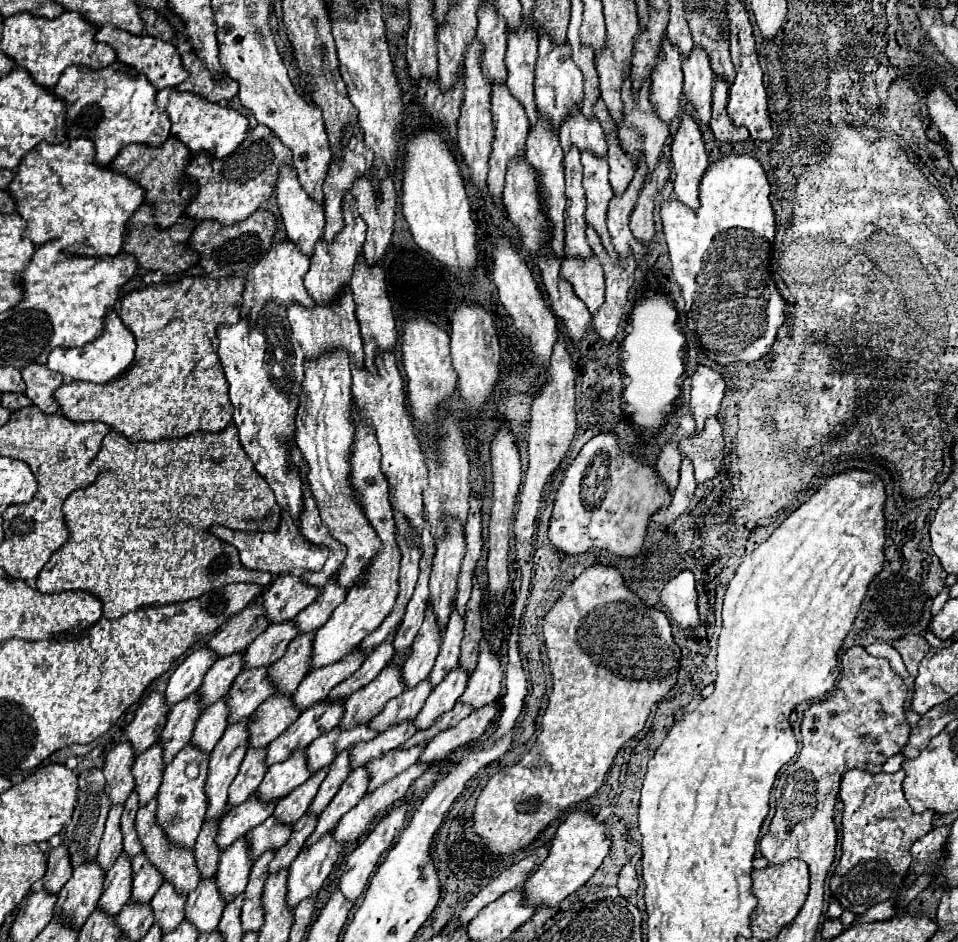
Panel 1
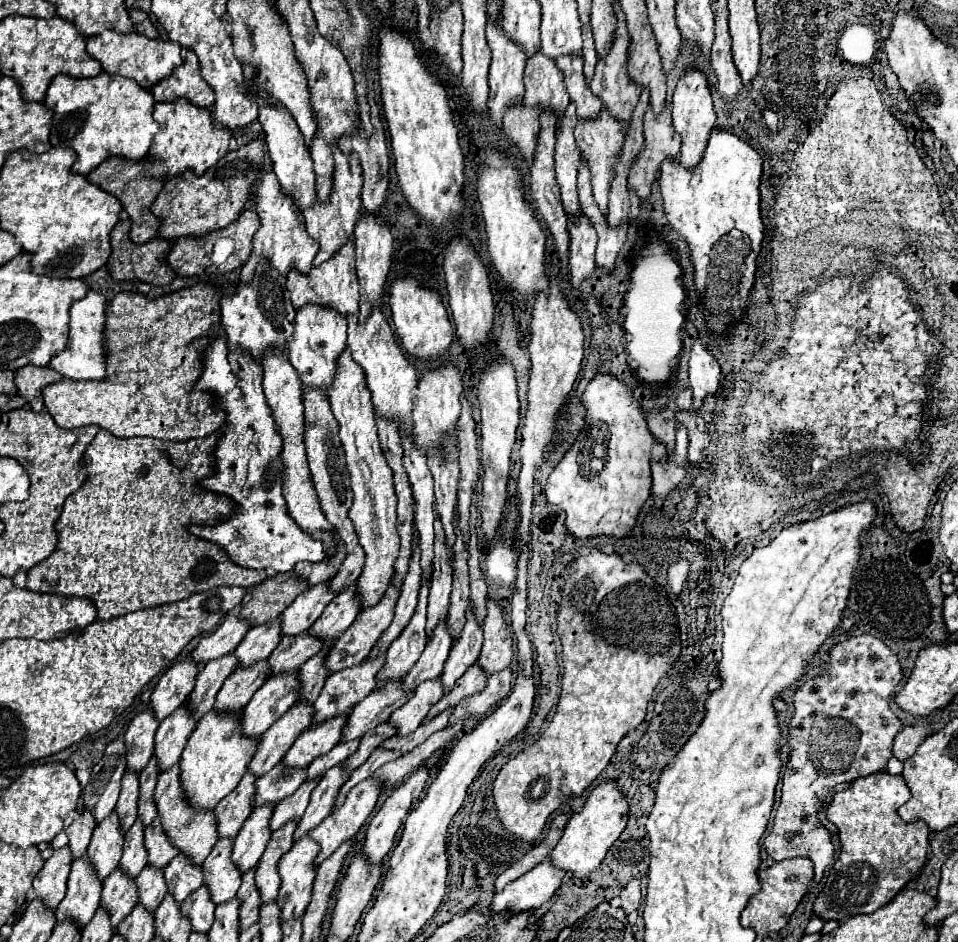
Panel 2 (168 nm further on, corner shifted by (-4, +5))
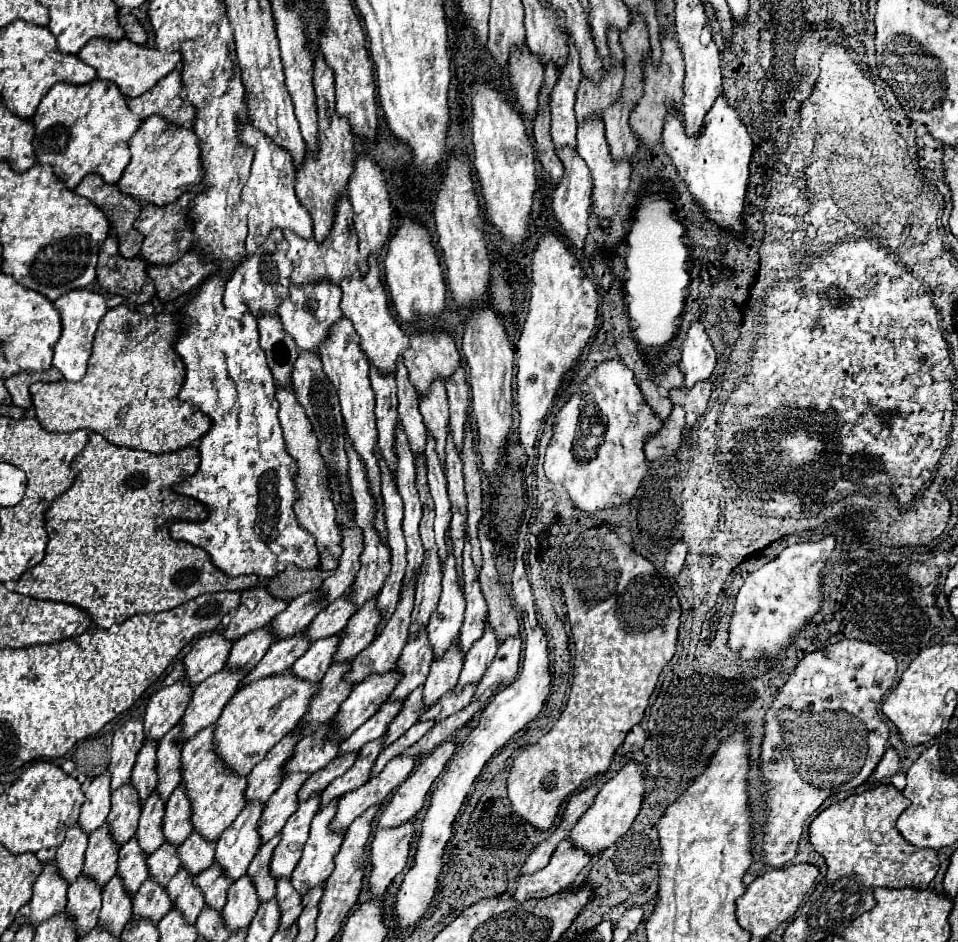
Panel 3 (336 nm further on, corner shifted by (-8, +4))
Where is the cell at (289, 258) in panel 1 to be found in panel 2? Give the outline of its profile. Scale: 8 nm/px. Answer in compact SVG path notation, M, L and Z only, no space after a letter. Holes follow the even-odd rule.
M265 171L261 175L259 185L253 187L251 201L255 203L255 213L259 215L261 227L259 227L257 235L253 237L253 251L241 271L241 281L251 281L253 269L261 259L267 259L271 263L271 267L275 267L283 275L289 273L291 265L297 267L301 273L307 273L311 269L311 263L313 263L317 251L319 251L319 247L317 247L319 243L307 235L303 217L297 213L295 201L283 193L273 171Z

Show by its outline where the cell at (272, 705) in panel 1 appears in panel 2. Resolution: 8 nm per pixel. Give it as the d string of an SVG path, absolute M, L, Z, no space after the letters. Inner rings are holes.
M325 641L319 655L311 657L299 669L299 681L301 681L301 697L299 697L299 701L313 703L317 699L319 691L323 689L325 679L331 675L331 671L327 671L327 667L325 667L325 659L327 659L331 647L333 647L333 641Z

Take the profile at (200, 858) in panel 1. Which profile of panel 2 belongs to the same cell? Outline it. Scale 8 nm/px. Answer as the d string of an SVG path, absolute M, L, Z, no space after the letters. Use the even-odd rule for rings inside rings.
M247 773L239 781L239 785L219 801L215 807L217 815L217 831L219 837L235 837L249 817L255 799L255 775Z

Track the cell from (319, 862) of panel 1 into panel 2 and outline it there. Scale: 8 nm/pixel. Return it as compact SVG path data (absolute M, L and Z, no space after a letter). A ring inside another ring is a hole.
M373 775L371 779L365 779L353 791L349 791L345 803L339 809L335 809L309 833L321 845L317 863L327 859L341 843L351 839L361 829L361 825L375 809L381 791L383 781L379 777Z

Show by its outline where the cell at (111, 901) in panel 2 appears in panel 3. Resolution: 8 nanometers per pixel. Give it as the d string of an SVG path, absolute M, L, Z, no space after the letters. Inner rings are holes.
M135 838L129 840L119 850L119 864L117 864L117 876L123 882L123 888L129 896L135 896L135 892L141 888L141 884L149 878L149 870L145 864L147 856L139 852L139 844L135 844Z

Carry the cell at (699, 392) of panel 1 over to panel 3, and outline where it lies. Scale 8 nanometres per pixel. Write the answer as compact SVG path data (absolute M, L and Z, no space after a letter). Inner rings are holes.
M691 324L687 332L687 340L681 352L681 372L685 374L685 386L693 388L701 380L709 380L713 376L717 364L717 354L707 338L703 324Z

